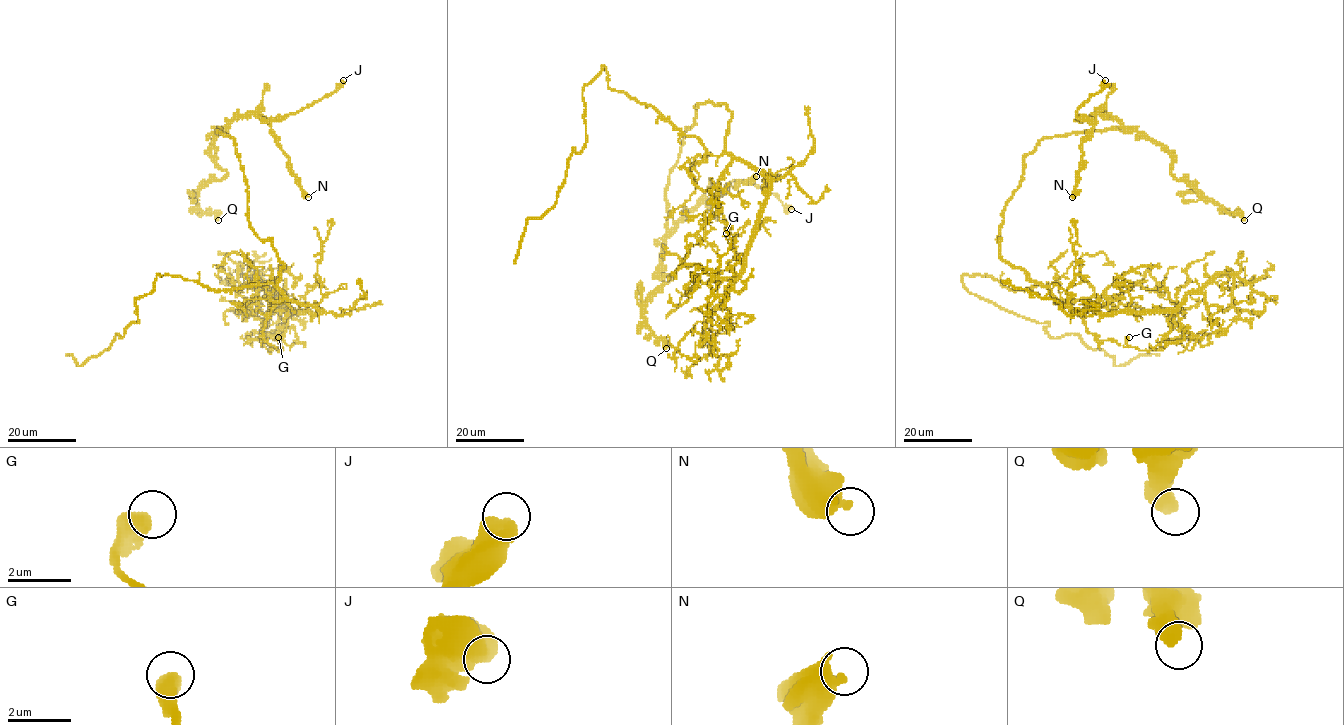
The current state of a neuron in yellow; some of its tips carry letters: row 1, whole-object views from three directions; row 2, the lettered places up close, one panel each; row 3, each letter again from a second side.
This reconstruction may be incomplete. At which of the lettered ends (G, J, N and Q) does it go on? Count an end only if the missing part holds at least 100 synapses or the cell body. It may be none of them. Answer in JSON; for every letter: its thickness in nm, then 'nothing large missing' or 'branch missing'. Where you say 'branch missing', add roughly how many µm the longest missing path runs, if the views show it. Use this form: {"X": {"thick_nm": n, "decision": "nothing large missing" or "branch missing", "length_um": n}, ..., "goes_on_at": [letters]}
{"G": {"thick_nm": 550, "decision": "nothing large missing"}, "J": {"thick_nm": 600, "decision": "nothing large missing"}, "N": {"thick_nm": 500, "decision": "nothing large missing"}, "Q": {"thick_nm": 550, "decision": "nothing large missing"}, "goes_on_at": []}

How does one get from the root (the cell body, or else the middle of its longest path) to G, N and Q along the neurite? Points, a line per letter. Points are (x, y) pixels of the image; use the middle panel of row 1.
G: (726, 135), (725, 150), (767, 179), (769, 196), (742, 270), (713, 279), (731, 242), (726, 233)
N: (726, 135), (731, 112), (725, 104), (695, 108), (670, 173), (667, 227), (727, 186), (756, 176)
Q: (726, 135), (731, 112), (702, 102), (670, 173), (658, 272), (674, 276), (644, 313), (666, 348)

